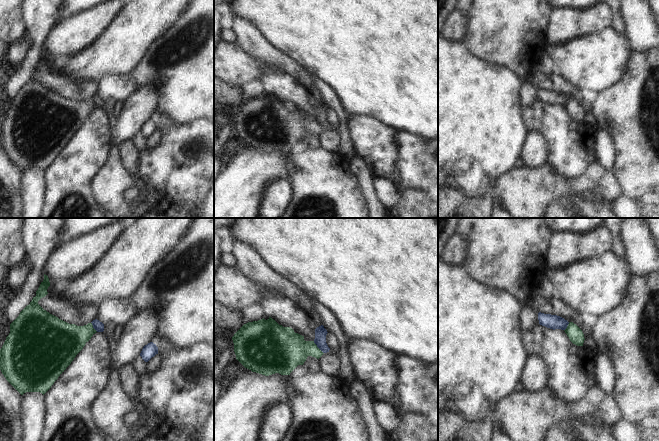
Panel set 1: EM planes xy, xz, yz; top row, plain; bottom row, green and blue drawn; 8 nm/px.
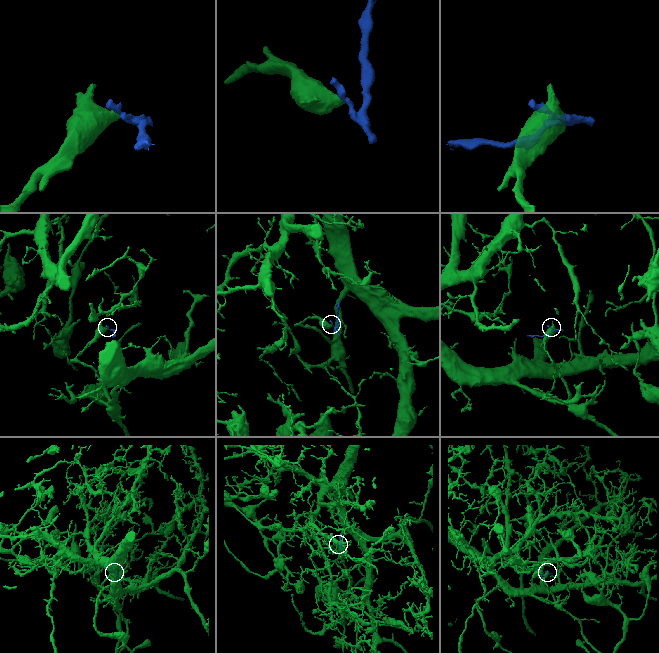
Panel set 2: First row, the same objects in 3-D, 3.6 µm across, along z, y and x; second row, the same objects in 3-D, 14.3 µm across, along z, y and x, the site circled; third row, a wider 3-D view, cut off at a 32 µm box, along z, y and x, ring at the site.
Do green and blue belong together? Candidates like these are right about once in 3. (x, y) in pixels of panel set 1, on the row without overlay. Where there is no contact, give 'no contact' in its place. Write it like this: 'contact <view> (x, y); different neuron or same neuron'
contact xz (317, 123); different neuron

